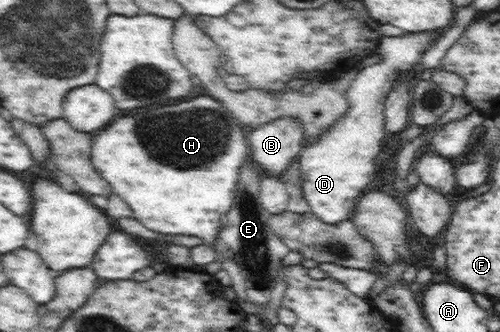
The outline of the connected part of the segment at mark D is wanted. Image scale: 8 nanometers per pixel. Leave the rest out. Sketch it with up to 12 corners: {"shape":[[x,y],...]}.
{"shape":[[437,30],[381,36],[348,112],[300,150],[302,193],[326,224],[350,219],[379,176],[384,108]]}

